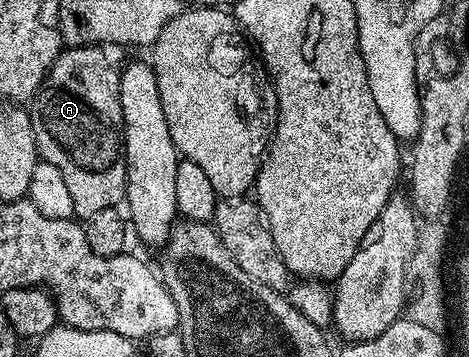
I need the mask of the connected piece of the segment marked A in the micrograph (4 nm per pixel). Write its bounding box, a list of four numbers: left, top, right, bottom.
[29,45,127,221]

